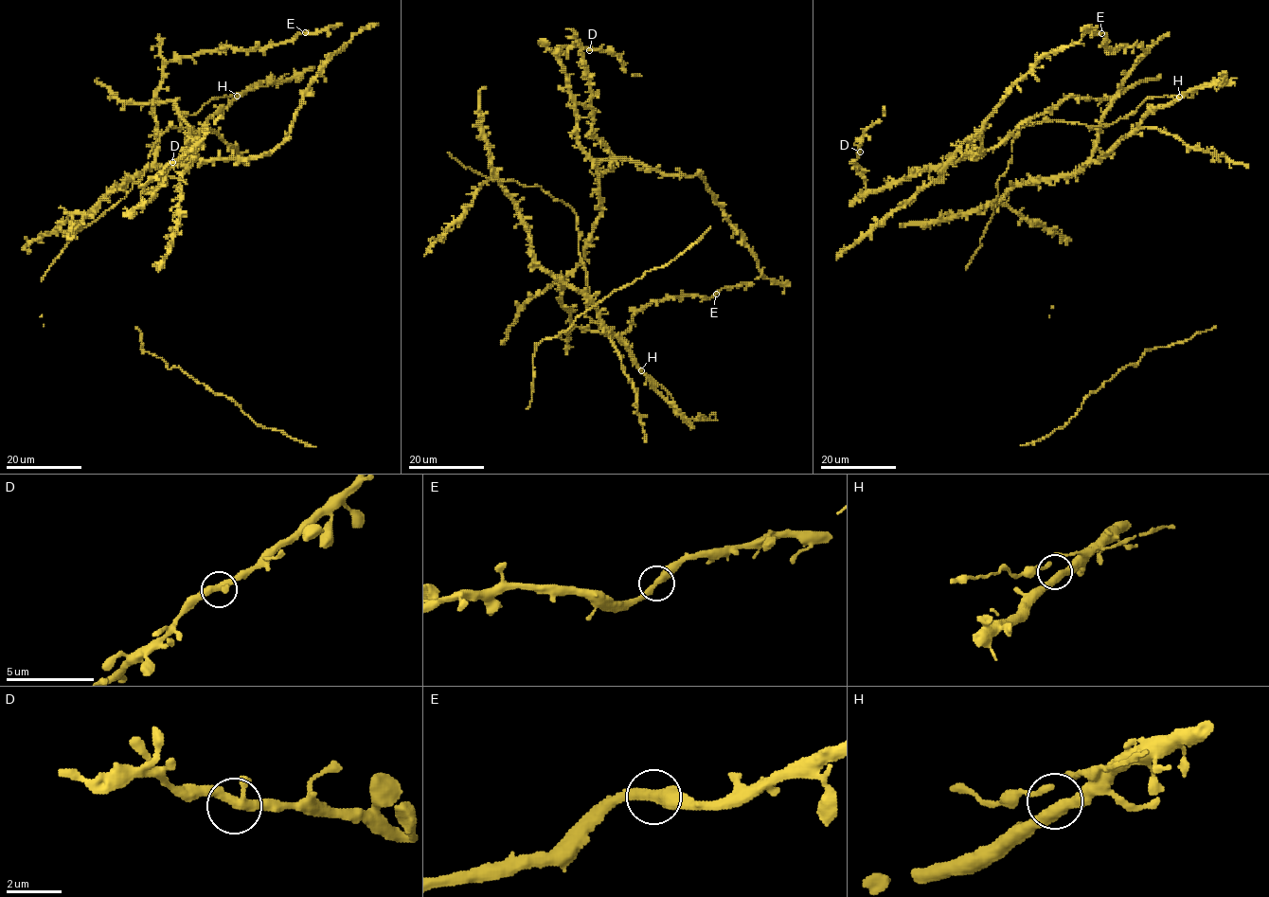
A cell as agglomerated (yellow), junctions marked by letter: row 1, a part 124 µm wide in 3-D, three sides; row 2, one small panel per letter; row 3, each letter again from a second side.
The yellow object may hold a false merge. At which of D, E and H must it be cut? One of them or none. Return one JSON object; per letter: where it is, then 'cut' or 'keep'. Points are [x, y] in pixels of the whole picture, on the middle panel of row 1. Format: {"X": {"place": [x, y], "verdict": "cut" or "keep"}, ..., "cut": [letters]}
{"D": {"place": [589, 50], "verdict": "keep"}, "E": {"place": [716, 294], "verdict": "keep"}, "H": {"place": [641, 370], "verdict": "keep"}, "cut": []}

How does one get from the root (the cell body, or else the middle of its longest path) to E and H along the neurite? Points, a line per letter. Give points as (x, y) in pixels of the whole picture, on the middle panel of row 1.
E: (571, 285), (560, 280), (569, 320), (609, 335), (621, 335), (632, 317), (653, 302), (716, 295)
H: (571, 285), (591, 301), (600, 321), (624, 342), (634, 364), (641, 370)

